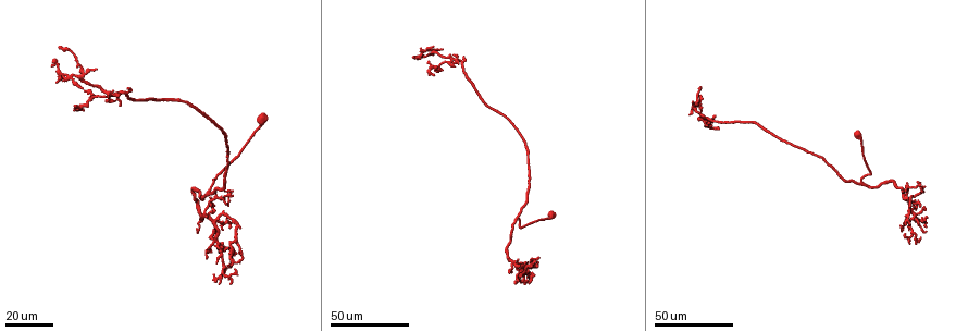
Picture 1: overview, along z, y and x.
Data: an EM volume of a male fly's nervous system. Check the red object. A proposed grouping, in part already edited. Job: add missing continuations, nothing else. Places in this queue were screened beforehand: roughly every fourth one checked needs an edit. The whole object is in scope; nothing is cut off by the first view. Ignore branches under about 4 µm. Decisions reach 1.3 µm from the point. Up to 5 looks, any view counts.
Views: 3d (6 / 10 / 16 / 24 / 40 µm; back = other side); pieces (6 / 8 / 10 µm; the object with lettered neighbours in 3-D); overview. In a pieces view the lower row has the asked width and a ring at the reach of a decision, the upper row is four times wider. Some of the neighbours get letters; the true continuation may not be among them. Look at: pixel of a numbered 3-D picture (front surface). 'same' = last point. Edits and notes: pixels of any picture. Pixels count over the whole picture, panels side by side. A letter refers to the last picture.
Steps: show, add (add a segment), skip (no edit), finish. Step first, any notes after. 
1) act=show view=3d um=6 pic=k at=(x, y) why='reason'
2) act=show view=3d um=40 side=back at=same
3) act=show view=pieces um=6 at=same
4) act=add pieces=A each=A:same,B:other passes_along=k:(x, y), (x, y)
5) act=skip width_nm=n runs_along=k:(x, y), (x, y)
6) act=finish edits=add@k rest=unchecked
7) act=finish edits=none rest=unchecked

act=show view=3d um=40 pic=1 at=(708, 125) why='an open end'

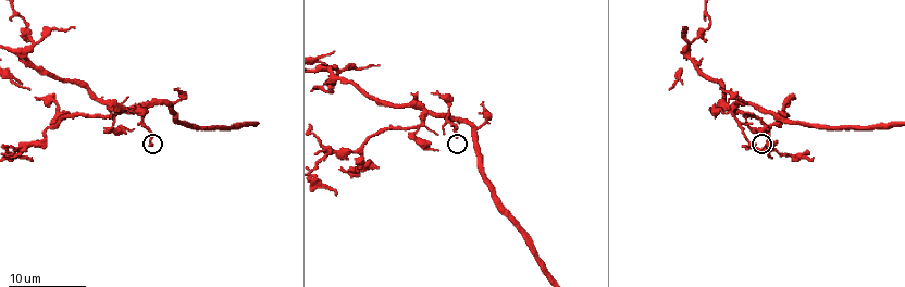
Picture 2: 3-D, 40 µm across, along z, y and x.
act=show view=pieces um=6 pic=2 at=(455, 135)

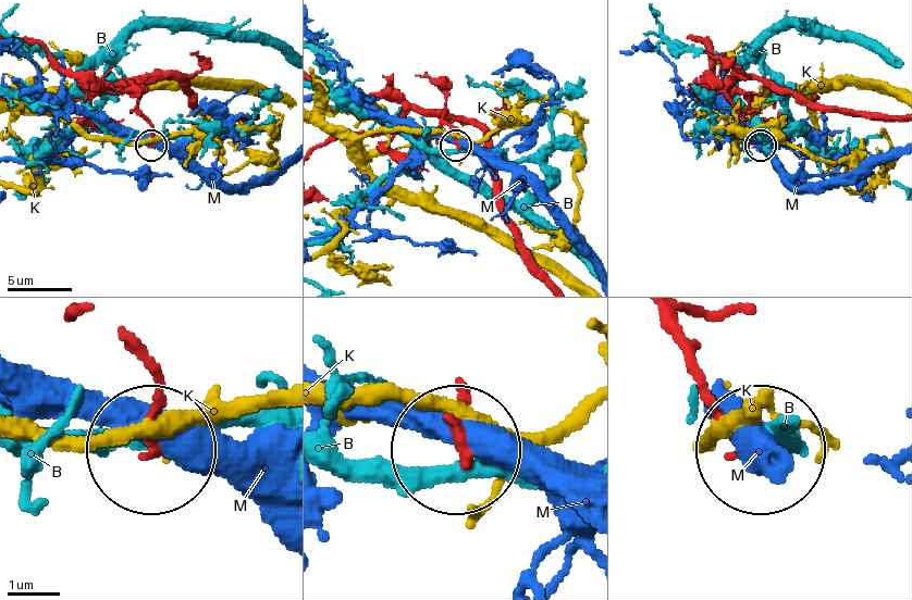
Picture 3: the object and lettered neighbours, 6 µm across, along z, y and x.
act=skip each=B:other,K:other,M:other runs_along=3:(140, 362), (162, 401), (149, 449) found='no lettered segment goes on from it'

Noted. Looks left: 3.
act=show view=3d um=40 pic=1 at=(53, 58) why='an open end'

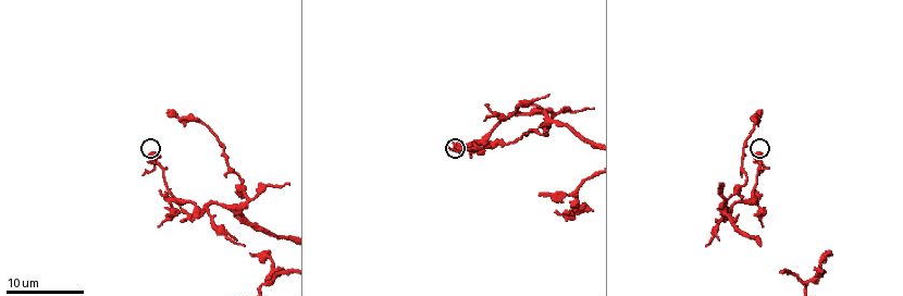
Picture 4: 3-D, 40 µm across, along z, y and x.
act=show view=pieces um=10 pic=4 at=(760, 151)

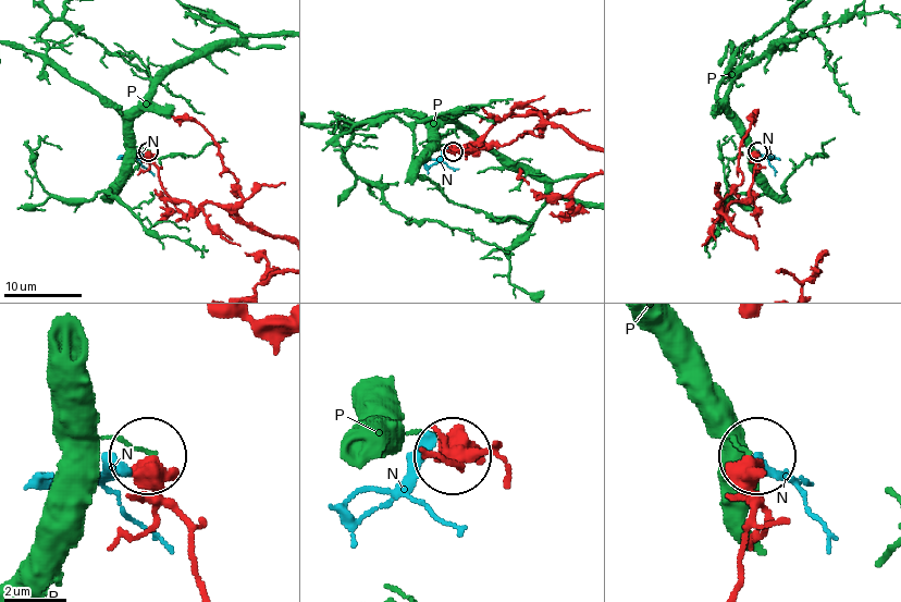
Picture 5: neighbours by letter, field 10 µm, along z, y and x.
act=skip each=N:other,P:other runs_along=5:(735, 587), (744, 564), (752, 457) found='none of them fits'

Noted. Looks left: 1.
act=finish edits=none rest=unchecked

